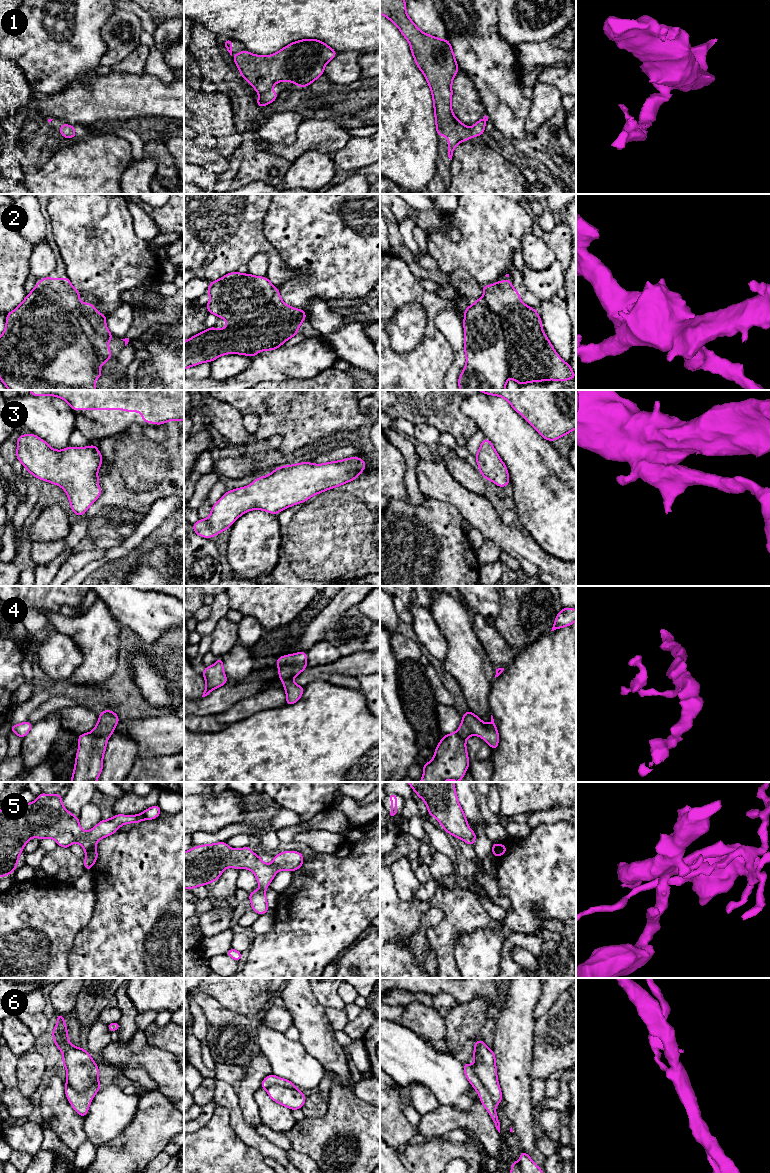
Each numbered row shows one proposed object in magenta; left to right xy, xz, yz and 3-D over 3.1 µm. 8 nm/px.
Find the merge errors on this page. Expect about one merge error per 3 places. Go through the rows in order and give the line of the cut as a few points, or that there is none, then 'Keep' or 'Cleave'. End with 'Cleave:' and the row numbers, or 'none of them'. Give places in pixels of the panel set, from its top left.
1: No split. Keep
2: Split along xy (34, 287), (51, 287), (59, 294), (75, 314), (102, 364). Cleave
3: No split. Keep
4: No split. Keep
5: No split. Keep
6: No split. Keep
Cleave: 2

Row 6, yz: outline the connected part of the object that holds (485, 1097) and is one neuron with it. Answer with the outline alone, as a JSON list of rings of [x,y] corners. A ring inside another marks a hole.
[[[476,1040],[473,1058],[475,1065],[463,1063],[467,1080],[477,1091],[482,1105],[489,1112],[496,1129],[500,1133],[500,1122],[495,1106],[502,1101],[502,1093],[497,1078],[496,1058],[492,1049],[483,1040]]]

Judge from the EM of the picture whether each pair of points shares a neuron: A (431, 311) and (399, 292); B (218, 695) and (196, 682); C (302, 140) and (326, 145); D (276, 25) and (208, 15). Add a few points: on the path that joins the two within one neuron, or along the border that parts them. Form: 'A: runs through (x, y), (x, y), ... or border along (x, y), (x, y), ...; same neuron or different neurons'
A: runs through (425, 302), (416, 293), (408, 292); same neuron
B: border along (201, 696), (194, 698); different neurons
C: runs through (308, 140), (320, 140); same neuron
D: runs through (259, 15), (225, 15); same neuron

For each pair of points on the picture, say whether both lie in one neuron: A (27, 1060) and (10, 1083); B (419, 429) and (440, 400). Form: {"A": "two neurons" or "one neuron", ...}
{"A": "two neurons", "B": "two neurons"}

